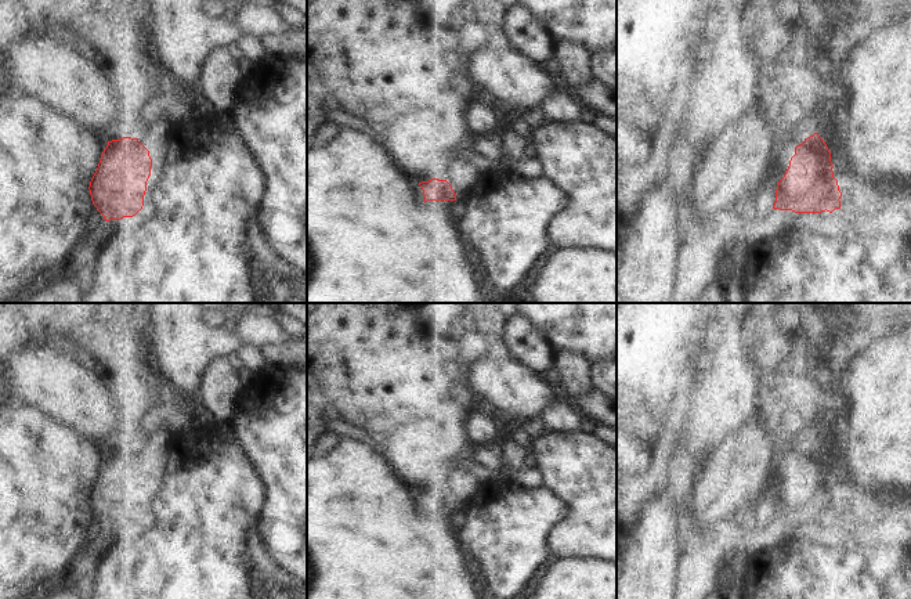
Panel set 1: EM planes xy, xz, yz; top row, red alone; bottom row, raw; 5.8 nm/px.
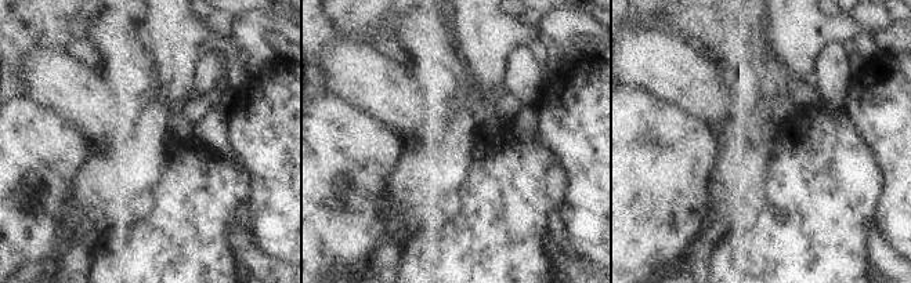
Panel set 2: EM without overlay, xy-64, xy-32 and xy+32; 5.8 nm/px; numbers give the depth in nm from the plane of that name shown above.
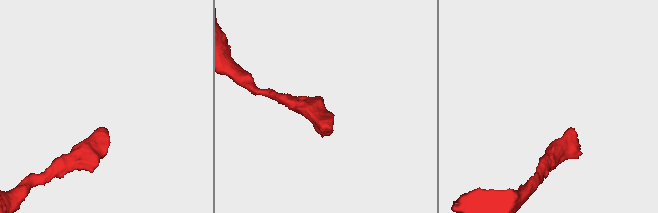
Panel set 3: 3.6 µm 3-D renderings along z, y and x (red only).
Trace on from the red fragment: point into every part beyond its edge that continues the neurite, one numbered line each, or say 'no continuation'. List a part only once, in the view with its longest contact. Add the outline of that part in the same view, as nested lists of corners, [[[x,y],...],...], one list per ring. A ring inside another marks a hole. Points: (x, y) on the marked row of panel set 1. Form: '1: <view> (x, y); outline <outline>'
1: xy (155, 129); outline [[[147,102],[135,138],[149,151],[152,162],[163,162],[167,156],[173,126],[165,112]]]

